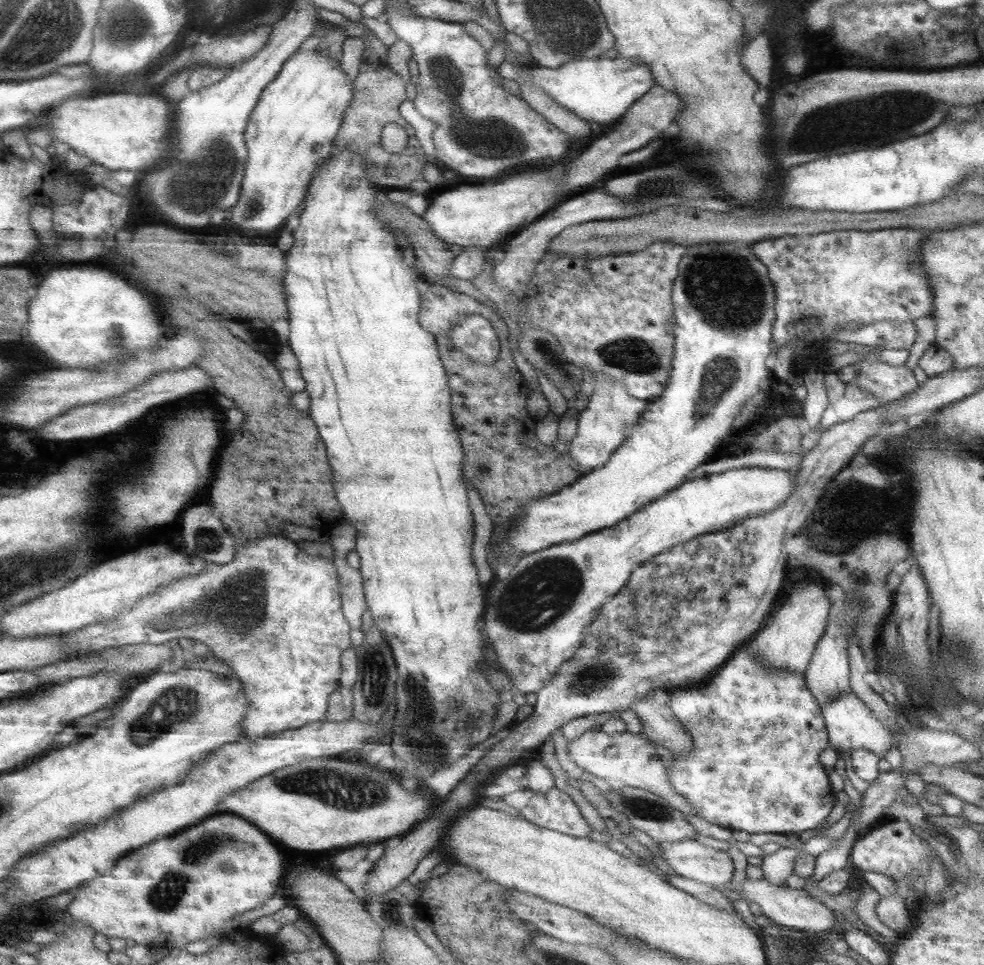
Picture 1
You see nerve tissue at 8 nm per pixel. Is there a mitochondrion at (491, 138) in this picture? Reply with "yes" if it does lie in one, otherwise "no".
yes

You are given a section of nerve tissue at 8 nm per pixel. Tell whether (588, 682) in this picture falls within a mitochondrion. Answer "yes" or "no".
yes

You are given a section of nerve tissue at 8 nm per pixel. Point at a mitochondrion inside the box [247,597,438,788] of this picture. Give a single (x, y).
(373, 677)

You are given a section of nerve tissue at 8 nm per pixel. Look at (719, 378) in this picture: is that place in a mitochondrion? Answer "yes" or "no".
yes

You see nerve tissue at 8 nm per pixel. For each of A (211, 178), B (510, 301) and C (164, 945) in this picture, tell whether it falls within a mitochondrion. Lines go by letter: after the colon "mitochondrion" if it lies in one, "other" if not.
A: mitochondrion
B: other
C: other

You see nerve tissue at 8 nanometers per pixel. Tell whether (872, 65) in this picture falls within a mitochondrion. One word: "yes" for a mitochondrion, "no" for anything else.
no

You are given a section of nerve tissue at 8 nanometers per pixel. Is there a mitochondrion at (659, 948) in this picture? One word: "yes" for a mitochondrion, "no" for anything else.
no

